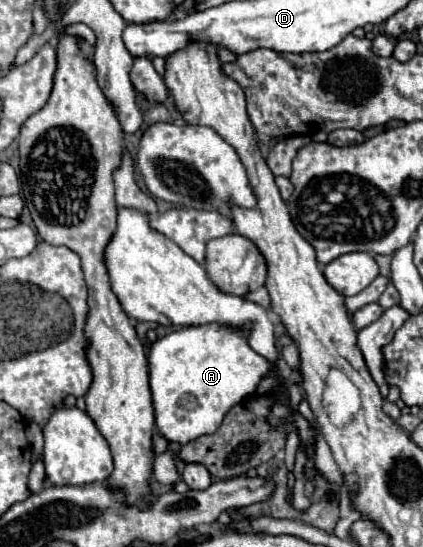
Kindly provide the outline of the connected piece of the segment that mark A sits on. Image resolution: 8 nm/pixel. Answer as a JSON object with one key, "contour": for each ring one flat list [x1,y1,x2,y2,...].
{"contour":[[251,322,243,326,227,326,227,324,203,324,203,326,187,326,181,330,175,330,163,338,159,338,149,348,149,378,151,378,151,394,153,394,153,406,155,406,155,422,157,432,163,434,169,442,187,444,203,434,213,434,225,414,243,398,255,394,259,382,275,368,273,362,257,354,249,346,249,334,251,334]]}

